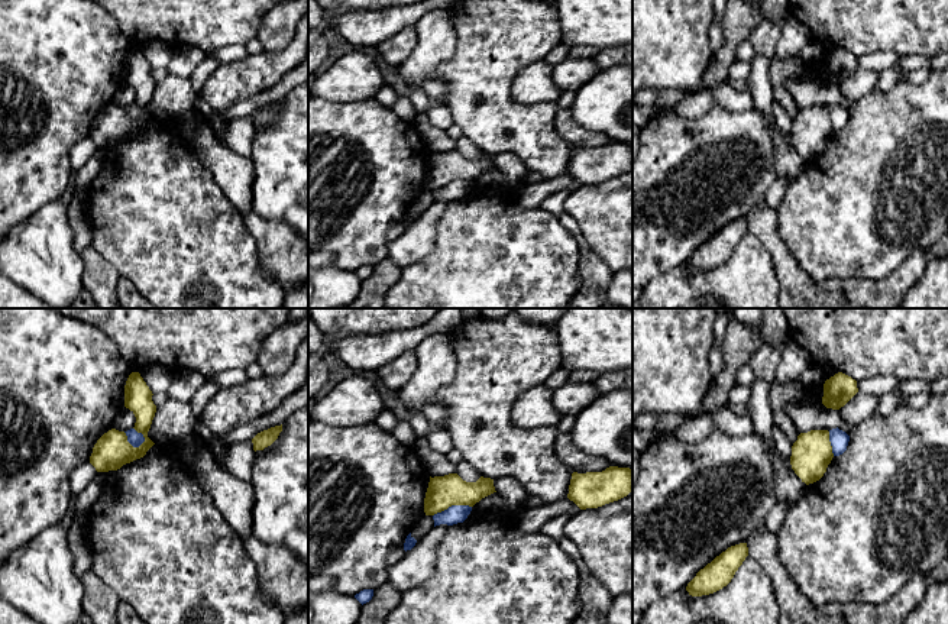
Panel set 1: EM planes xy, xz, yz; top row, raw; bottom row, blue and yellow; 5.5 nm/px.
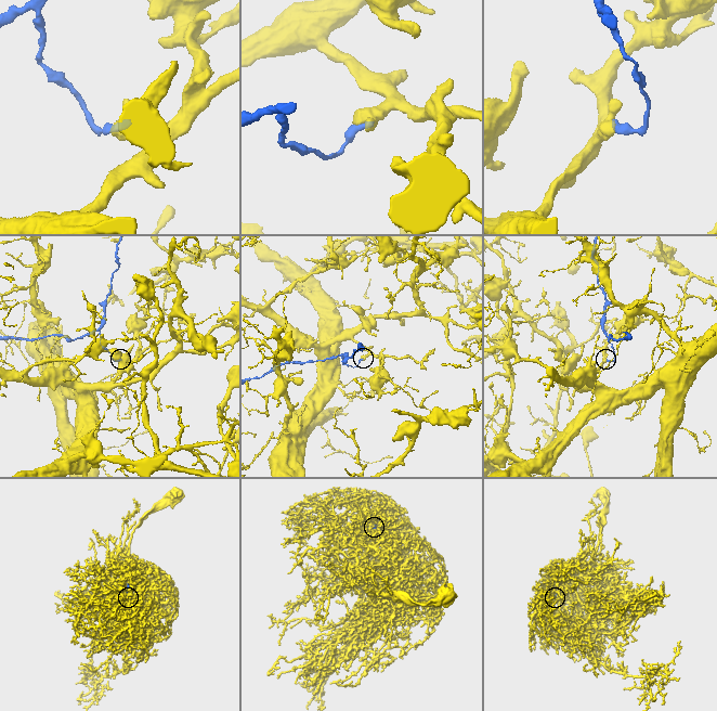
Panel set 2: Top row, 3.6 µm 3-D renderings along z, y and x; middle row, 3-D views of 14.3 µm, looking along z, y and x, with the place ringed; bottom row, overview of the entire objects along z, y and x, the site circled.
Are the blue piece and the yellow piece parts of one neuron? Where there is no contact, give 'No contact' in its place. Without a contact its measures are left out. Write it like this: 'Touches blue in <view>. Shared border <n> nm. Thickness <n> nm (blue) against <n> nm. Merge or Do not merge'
Touches blue in xy. Shared border 140 nm. Thickness 80 nm (blue) against 200 nm. Do not merge

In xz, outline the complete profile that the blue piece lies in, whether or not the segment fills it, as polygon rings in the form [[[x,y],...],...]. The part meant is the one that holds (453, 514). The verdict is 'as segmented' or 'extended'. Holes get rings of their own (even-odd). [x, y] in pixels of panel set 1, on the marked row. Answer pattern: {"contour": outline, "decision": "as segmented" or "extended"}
{"contour": [[[452,505],[447,510],[433,515],[434,527],[440,524],[453,526],[457,523],[463,523],[470,514],[470,511],[472,507],[469,505]]], "decision": "as segmented"}

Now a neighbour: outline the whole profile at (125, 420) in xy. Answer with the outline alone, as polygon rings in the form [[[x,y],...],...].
[[[123,407],[117,413],[117,416],[114,418],[114,423],[113,423],[113,427],[119,431],[127,431],[127,430],[135,427],[135,423],[136,423],[136,417],[135,417],[133,411]]]

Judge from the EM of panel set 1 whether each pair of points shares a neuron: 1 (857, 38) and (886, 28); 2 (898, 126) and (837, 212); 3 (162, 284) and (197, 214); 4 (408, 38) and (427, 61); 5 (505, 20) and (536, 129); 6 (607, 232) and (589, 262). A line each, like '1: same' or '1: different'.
1: same
2: same
3: same
4: different
5: same
6: different

